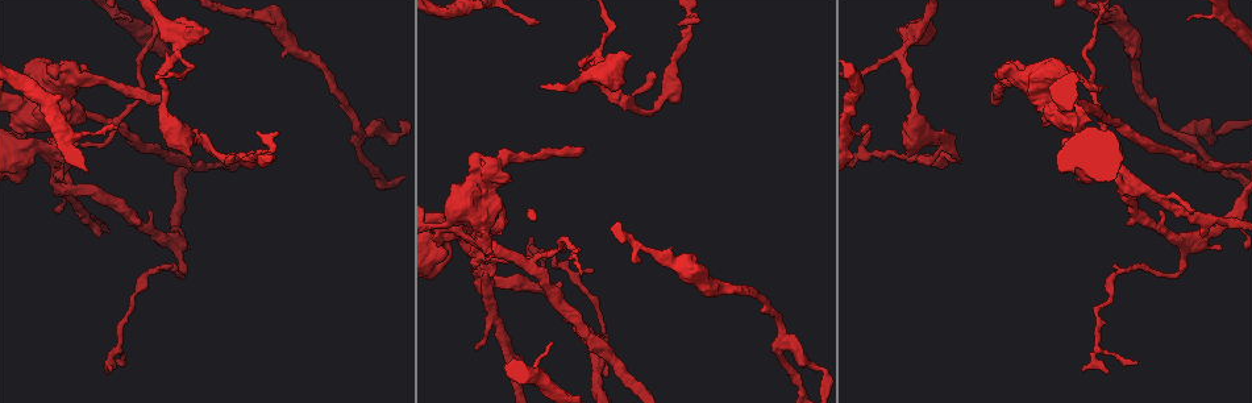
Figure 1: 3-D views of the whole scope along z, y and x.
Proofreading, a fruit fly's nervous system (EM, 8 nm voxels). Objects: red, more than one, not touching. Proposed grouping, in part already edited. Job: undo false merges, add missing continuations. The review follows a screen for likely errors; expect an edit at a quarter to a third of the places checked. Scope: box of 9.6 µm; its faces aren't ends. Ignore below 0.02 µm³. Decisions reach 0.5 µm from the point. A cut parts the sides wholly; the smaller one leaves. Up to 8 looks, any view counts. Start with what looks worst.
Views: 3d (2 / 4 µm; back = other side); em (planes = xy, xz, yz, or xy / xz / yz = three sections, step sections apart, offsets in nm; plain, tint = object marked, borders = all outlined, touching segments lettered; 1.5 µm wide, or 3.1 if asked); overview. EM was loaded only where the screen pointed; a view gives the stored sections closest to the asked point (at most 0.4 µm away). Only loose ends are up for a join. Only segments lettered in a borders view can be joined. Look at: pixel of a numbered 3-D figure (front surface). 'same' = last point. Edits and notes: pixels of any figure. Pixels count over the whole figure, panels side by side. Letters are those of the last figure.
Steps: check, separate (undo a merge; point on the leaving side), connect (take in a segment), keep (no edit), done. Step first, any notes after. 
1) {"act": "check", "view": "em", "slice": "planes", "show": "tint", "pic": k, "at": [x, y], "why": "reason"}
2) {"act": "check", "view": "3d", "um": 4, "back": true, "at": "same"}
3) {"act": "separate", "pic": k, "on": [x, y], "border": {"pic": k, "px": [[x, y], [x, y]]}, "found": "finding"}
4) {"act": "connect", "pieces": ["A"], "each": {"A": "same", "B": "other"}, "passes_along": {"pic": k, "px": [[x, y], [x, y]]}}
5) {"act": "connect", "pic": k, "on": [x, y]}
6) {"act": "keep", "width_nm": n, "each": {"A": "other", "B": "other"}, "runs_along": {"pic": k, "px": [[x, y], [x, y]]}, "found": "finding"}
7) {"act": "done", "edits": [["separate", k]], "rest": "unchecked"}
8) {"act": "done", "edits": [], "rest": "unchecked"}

{"act": "check", "view": "em", "slice": "xz", "step": 8, "show": "borders", "pic": 1, "at": [867, 129], "why": "branch stops here"}

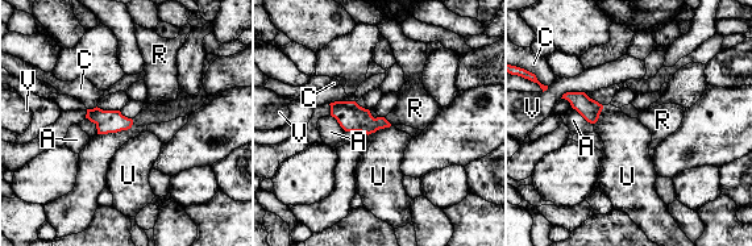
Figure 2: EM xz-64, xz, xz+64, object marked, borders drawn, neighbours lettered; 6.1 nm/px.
{"act": "keep", "longest_contact_nm": ["A", 170], "each": {"A": "other", "C": "other", "R": "other", "U": "other", "V": "other"}, "border": {"pic": 2, "px": [[391, 125], [377, 129], [368, 136]]}, "found": "no lettered segment goes on from it"}

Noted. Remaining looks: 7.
{"act": "check", "view": "em", "slice": "planes", "show": "plain", "pic": 1, "at": [202, 136], "why": "thick turns thin"}

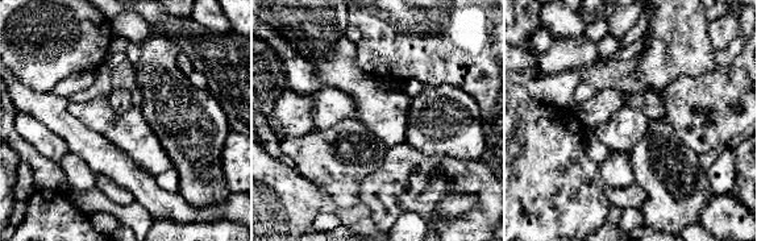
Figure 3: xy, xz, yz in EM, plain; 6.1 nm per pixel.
{"act": "check", "view": "em", "slice": "planes", "show": "tint", "at": "same"}

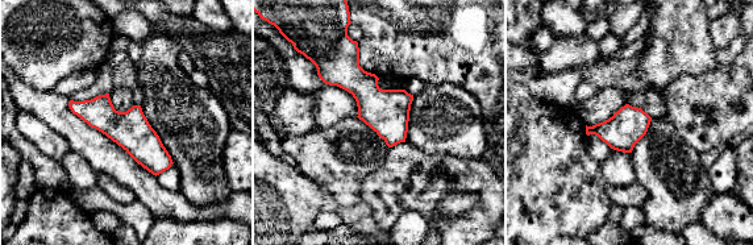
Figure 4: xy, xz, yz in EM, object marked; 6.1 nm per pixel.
{"act": "check", "view": "em", "slice": "planes", "show": "borders", "at": "same", "why": "see the neighbours"}

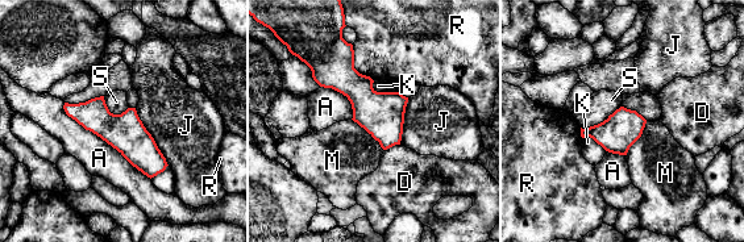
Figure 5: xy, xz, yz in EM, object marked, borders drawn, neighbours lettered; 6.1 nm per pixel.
{"act": "keep", "each": {"A": "other", "D": "other", "J": "other", "K": "other", "M": "other", "R": "other", "S": "other"}, "found": "all the same neuron"}

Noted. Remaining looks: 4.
{"act": "check", "view": "em", "slice": "yz", "step": 8, "show": "plain", "pic": 1, "at": [1183, 134], "why": "three arms meet"}

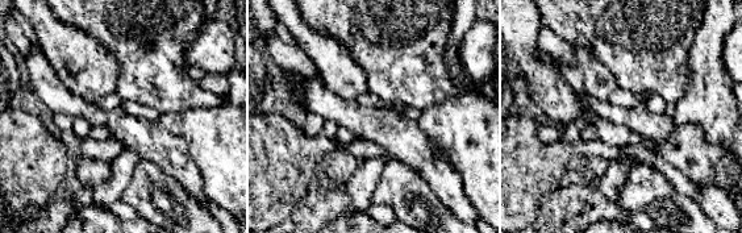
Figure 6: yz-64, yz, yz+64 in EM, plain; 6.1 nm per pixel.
{"act": "check", "view": "em", "slice": "yz", "step": 8, "show": "borders", "at": "same", "why": "what lies round it"}

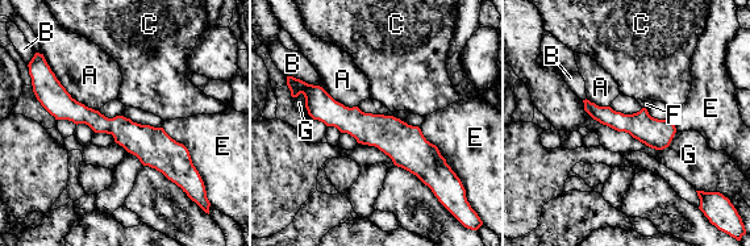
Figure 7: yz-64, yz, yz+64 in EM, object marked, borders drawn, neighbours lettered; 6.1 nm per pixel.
{"act": "keep", "longest_contact_nm": ["G", 600], "each": {"A": "other", "B": "other", "C": "other", "E": "other", "F": "other", "G": "other"}, "border": {"pic": 7, "px": [[582, 100], [651, 147], [676, 132]]}, "found": "all the same neuron"}

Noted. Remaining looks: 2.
{"act": "done", "edits": [], "rest": "unchecked"}

